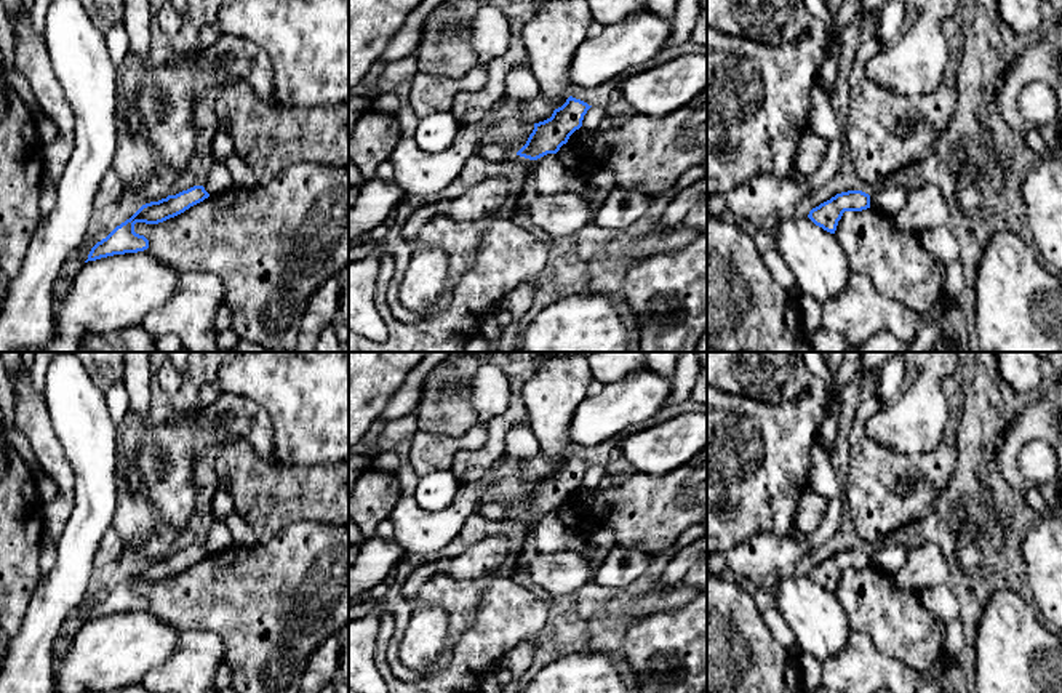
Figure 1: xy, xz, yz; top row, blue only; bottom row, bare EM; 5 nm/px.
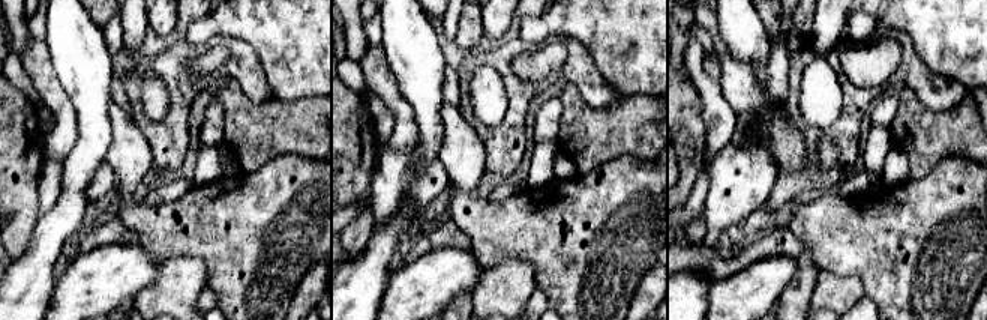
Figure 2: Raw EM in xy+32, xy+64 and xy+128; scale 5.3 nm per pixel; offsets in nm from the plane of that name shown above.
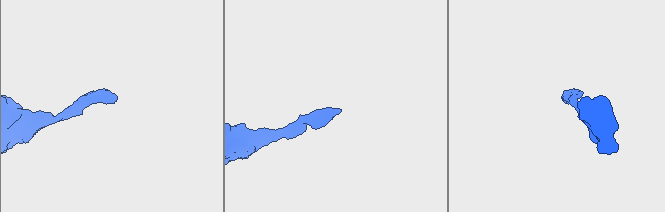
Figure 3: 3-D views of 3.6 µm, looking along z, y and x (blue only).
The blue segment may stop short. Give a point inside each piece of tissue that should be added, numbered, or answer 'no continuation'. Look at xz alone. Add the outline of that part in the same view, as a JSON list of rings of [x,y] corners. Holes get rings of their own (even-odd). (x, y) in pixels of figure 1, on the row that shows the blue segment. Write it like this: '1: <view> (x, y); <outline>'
no continuation

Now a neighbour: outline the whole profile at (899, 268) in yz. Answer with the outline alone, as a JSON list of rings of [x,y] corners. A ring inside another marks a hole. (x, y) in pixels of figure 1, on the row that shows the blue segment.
[[[872,206],[862,211],[844,211],[838,221],[835,237],[851,270],[865,274],[880,294],[902,302],[920,317],[931,312],[939,301],[945,283],[945,264],[931,256],[915,235],[900,232],[891,216]]]

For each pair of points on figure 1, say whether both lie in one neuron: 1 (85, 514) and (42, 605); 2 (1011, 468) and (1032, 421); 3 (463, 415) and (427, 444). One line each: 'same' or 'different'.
1: same
2: same
3: different

